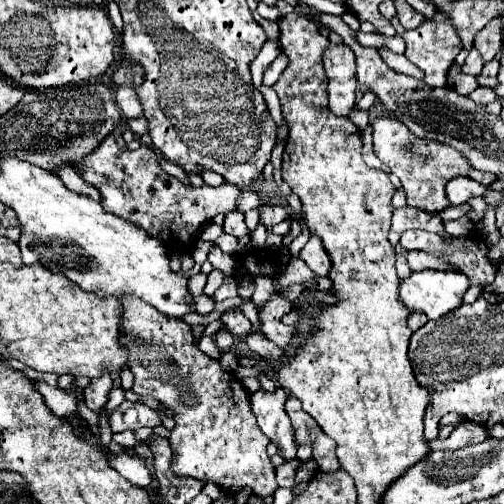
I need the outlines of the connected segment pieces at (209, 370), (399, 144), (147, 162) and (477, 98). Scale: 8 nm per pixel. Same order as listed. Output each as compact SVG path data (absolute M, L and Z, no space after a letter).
M121 295L119 301L123 307L119 345L129 351L127 367L135 377L133 391L137 395L155 397L163 407L169 407L175 413L177 425L169 437L169 445L173 449L171 469L177 475L189 475L205 483L213 481L227 493L237 493L249 487L261 499L273 495L277 489L277 481L273 465L265 453L267 437L263 437L263 431L259 429L255 417L251 417L249 393L243 389L239 379L233 373L227 373L219 361L209 359L201 353L201 349L193 341L191 327L181 319L165 317L163 313L155 311L153 305L147 305L135 295Z
M375 119L373 147L375 147L375 155L403 183L403 189L407 193L407 205L423 209L427 213L439 213L439 211L447 209L449 203L445 197L445 185L449 179L453 179L457 175L469 175L477 181L495 181L495 177L491 173L473 169L471 163L457 149L451 149L451 145L419 139L419 137L411 135L407 127L397 125L395 119Z
M111 133L101 141L101 145L91 155L87 155L85 159L75 159L75 167L77 167L77 173L101 193L103 209L139 225L141 229L147 231L149 237L159 239L161 245L171 247L173 251L191 251L191 247L199 239L197 235L199 235L201 227L211 223L217 213L229 213L235 209L235 201L239 197L239 187L229 185L229 183L223 183L221 187L209 187L209 185L203 185L199 189L187 187L177 177L167 175L161 169L157 159L159 159L159 155L155 153L155 149L151 149L147 145L139 147L137 151L121 149L115 141L115 135Z
M477 87L471 95L467 95L469 99L473 99L475 103L483 103L483 105L487 105L487 103L491 103L491 101L495 101L495 91L493 89L487 89L487 87Z

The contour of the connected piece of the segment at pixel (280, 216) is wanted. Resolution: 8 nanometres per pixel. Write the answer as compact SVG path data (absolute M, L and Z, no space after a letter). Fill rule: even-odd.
M265 205L265 207L259 207L259 221L265 225L265 227L273 227L281 221L289 221L291 219L291 213L287 207L281 207L281 205Z

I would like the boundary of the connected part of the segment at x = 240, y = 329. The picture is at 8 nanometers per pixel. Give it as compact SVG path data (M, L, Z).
M227 309L227 311L223 311L221 323L223 323L233 335L245 337L247 333L251 333L251 323L249 323L249 319L247 319L239 309Z

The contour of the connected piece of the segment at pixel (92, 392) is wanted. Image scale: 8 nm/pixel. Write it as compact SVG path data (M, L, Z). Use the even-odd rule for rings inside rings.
M105 373L97 379L91 379L89 385L83 389L83 397L85 397L87 407L93 411L99 411L107 403L107 395L109 395L111 387L113 387L113 379L109 373Z

